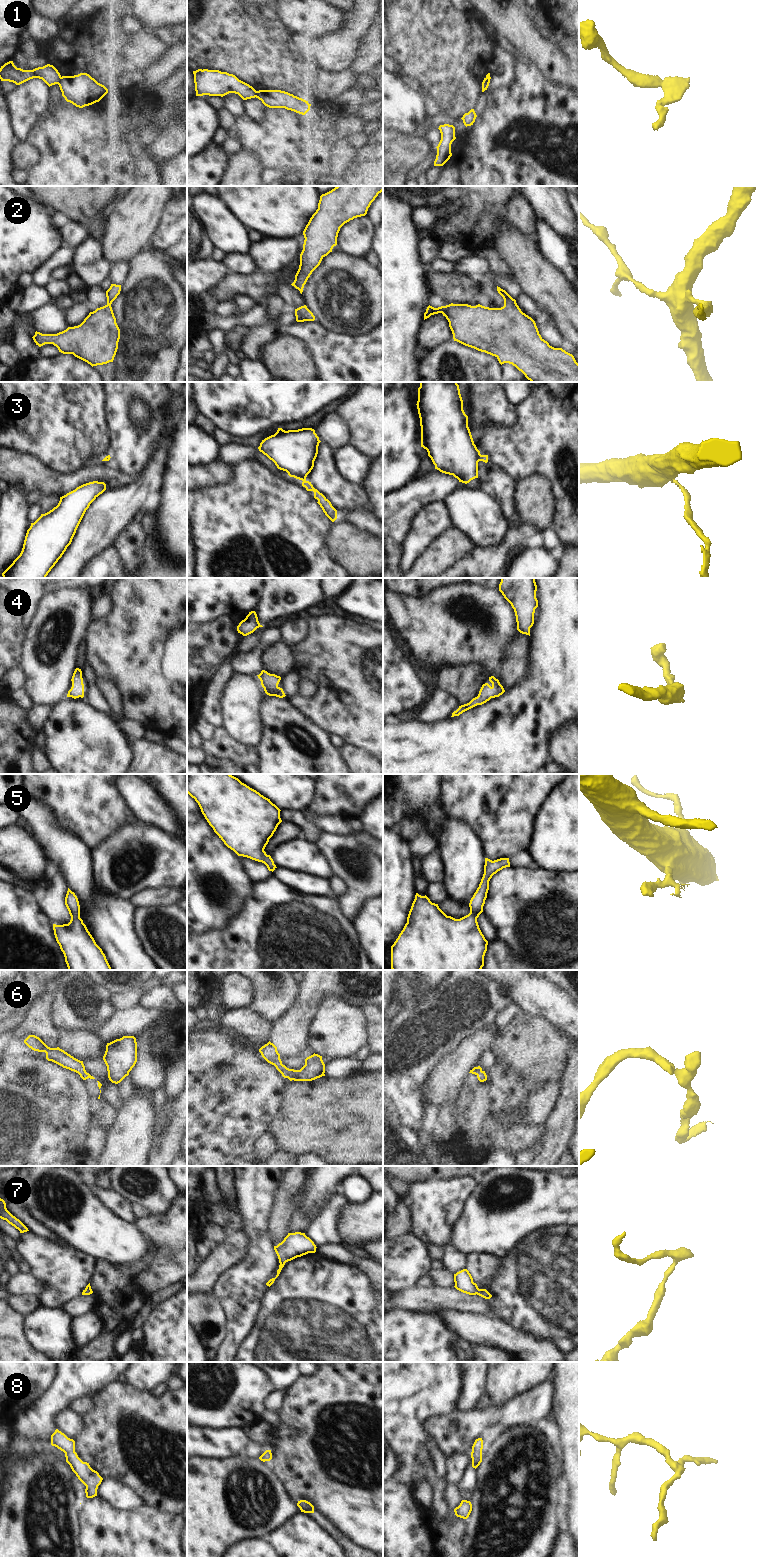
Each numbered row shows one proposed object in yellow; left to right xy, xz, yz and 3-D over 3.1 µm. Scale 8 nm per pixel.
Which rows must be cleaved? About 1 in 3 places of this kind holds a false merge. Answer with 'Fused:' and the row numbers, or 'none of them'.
Fused: 1, 3

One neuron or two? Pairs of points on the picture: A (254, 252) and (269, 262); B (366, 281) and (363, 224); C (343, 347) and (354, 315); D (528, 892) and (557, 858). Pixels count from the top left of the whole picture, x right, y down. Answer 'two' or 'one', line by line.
A: one
B: two
C: two
D: two

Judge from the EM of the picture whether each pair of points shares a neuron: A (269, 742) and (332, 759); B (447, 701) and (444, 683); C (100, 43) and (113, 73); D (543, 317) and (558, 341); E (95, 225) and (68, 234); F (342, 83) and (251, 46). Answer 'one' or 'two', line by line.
A: one
B: two
C: one
D: one
E: two
F: one

